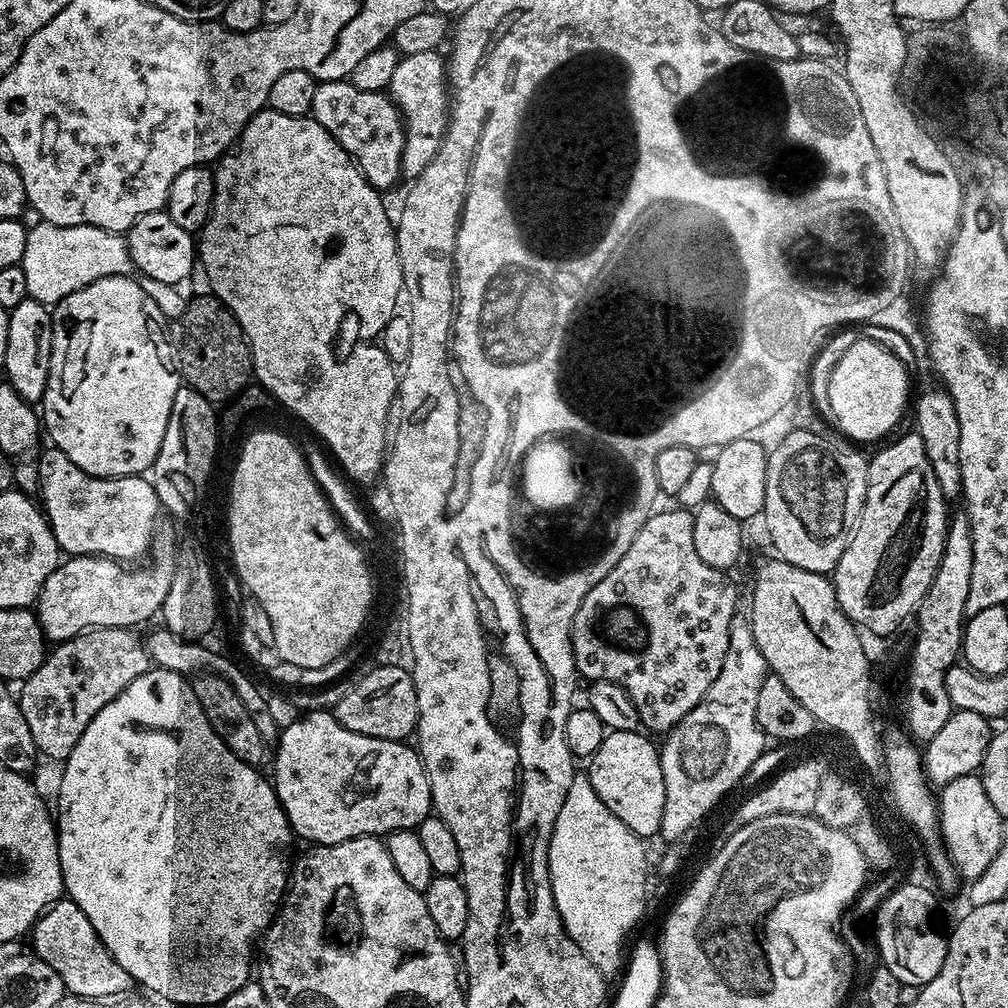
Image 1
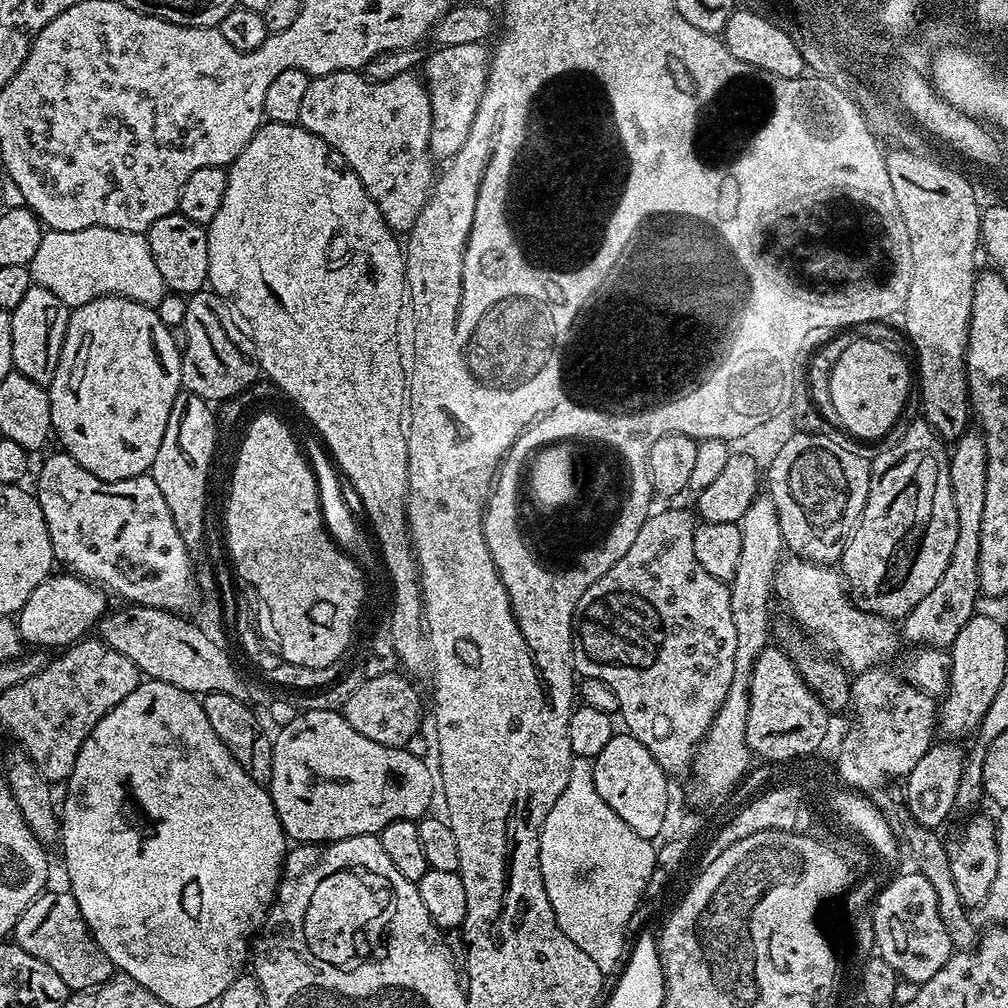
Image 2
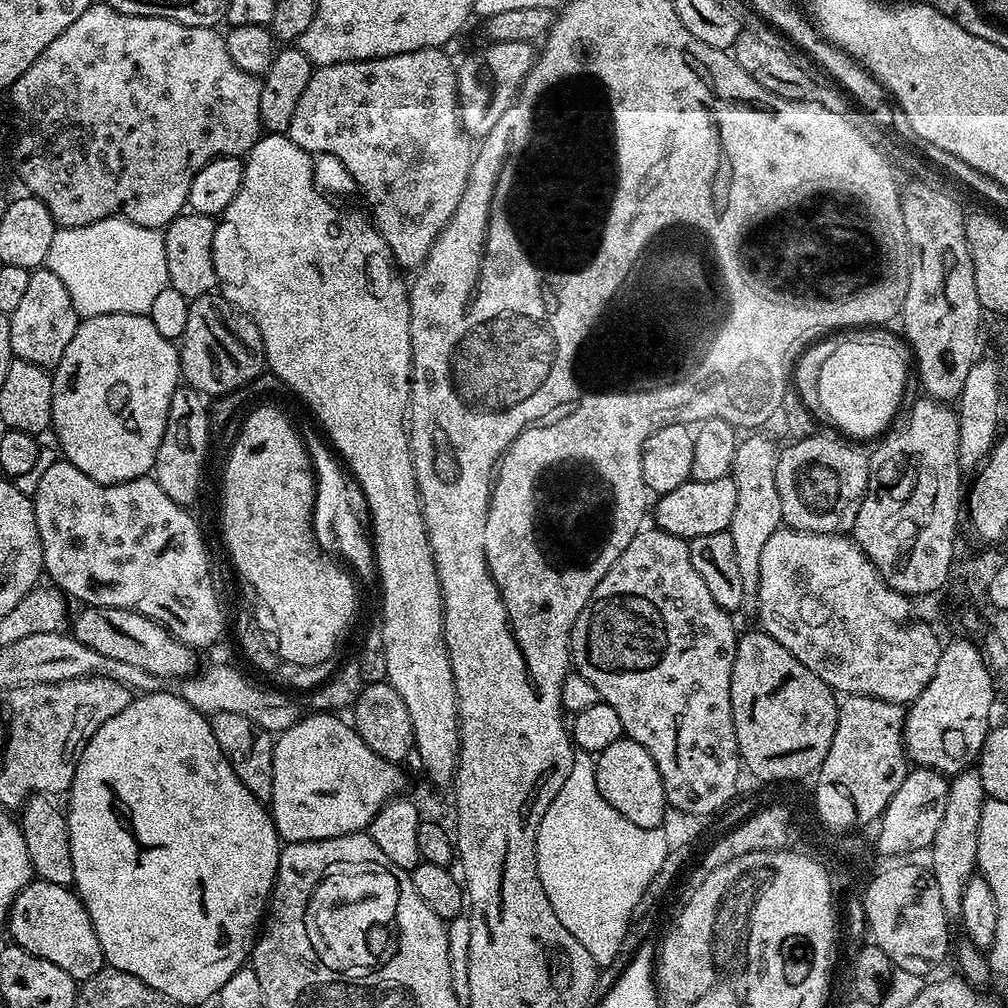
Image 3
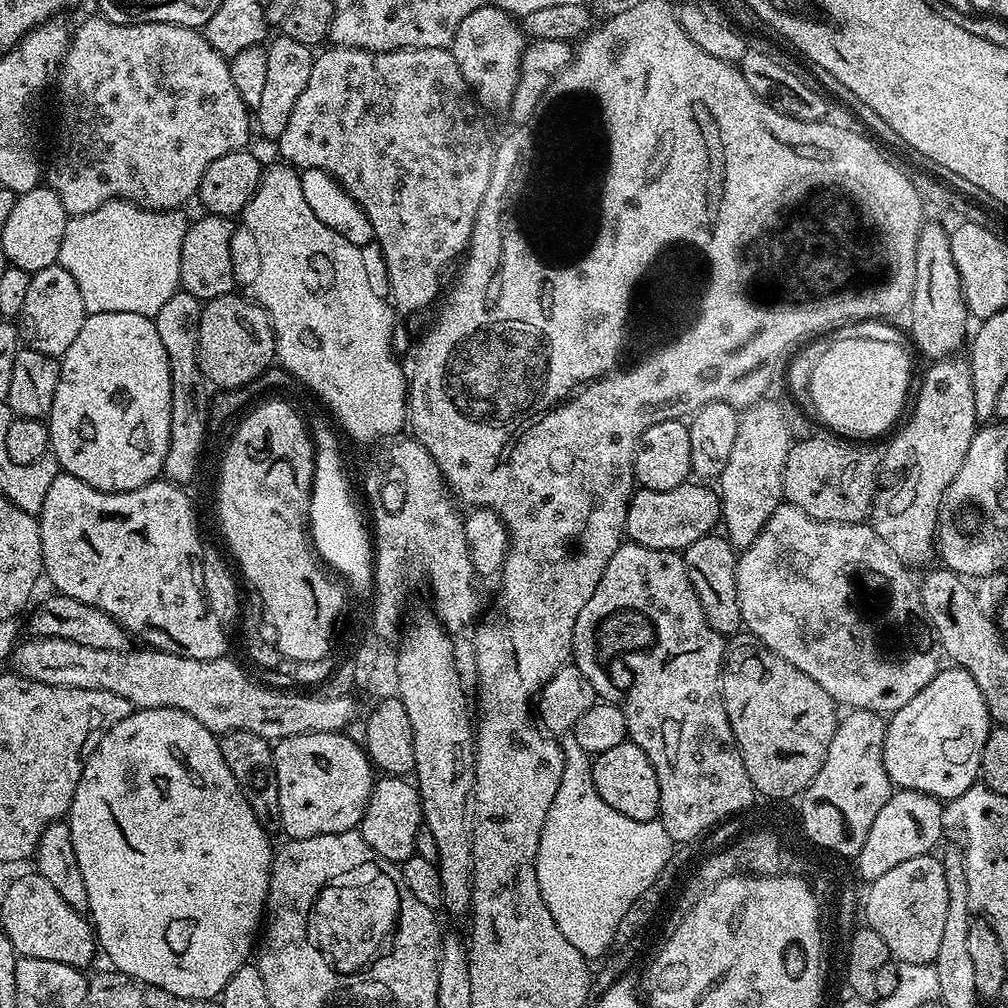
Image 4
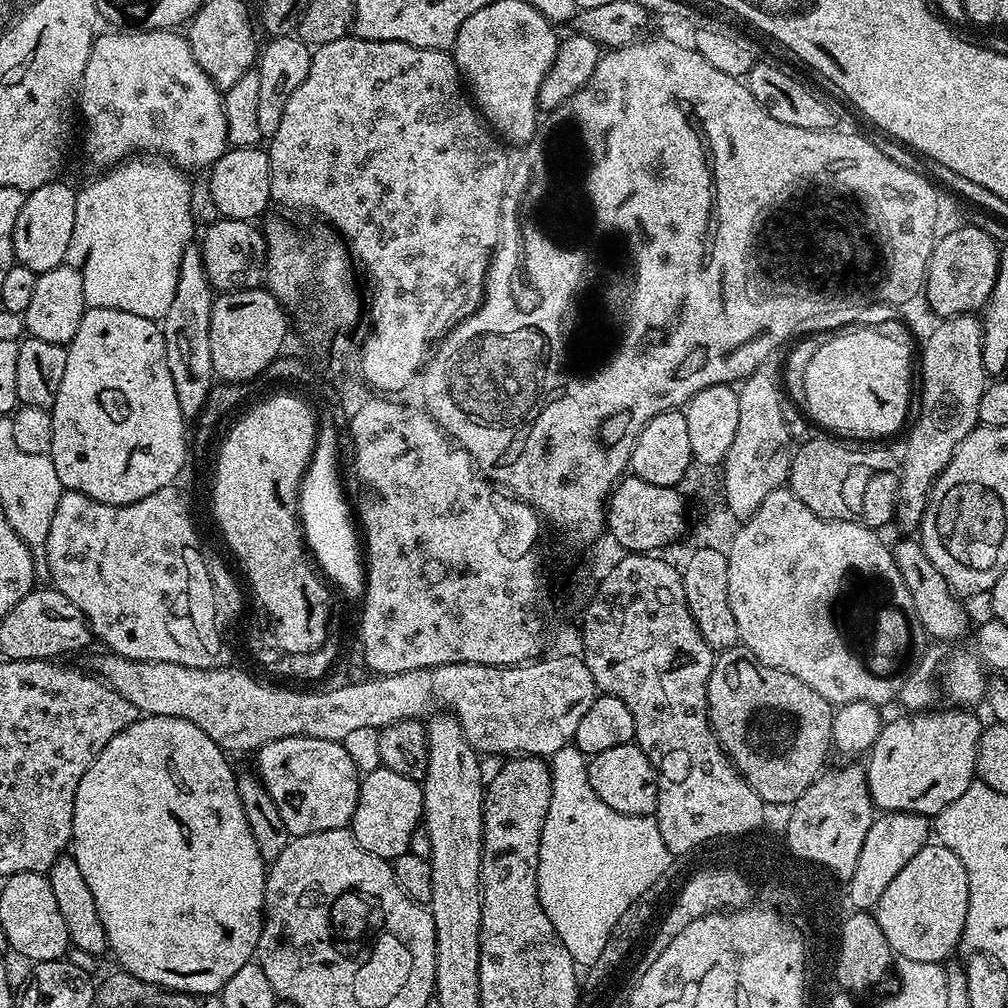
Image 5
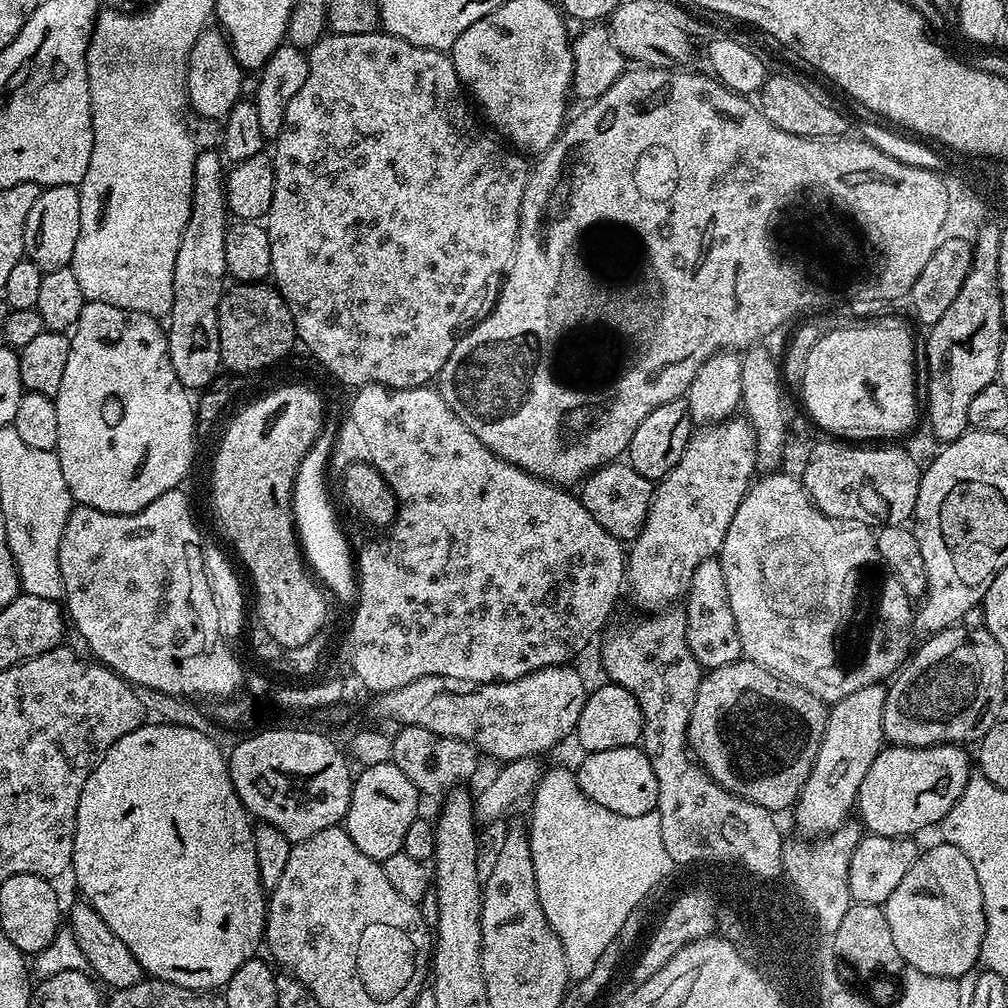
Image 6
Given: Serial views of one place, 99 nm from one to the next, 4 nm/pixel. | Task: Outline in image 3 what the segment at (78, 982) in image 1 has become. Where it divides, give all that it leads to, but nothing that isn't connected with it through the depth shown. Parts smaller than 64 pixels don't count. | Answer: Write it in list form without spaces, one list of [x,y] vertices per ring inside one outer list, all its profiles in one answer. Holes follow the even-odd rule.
[[[39,878],[27,884],[12,903],[6,927],[12,931],[15,947],[24,948],[30,954],[46,962],[54,962],[58,970],[66,970],[77,982],[89,980],[105,967],[104,951],[94,934],[90,914],[71,887]]]

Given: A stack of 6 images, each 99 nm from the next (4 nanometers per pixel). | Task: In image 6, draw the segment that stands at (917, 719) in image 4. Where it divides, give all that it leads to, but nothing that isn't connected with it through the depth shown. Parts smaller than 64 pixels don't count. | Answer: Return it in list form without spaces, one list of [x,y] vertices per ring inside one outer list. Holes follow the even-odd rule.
[[[935,744],[929,748],[881,747],[856,795],[859,823],[873,836],[905,838],[915,837],[915,832],[931,824],[939,825],[968,785],[970,771],[964,751],[958,744]]]

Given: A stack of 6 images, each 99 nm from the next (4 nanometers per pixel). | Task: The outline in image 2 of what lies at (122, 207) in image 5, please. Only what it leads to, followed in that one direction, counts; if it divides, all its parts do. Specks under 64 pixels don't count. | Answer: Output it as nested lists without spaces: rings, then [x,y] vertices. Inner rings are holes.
[[[87,228],[77,232],[45,231],[34,258],[27,264],[32,272],[33,285],[50,290],[50,294],[62,298],[69,310],[82,306],[103,296],[125,296],[139,304],[155,306],[166,294],[162,274],[154,266],[154,254],[150,254],[147,235],[138,232],[123,232],[109,228]]]

